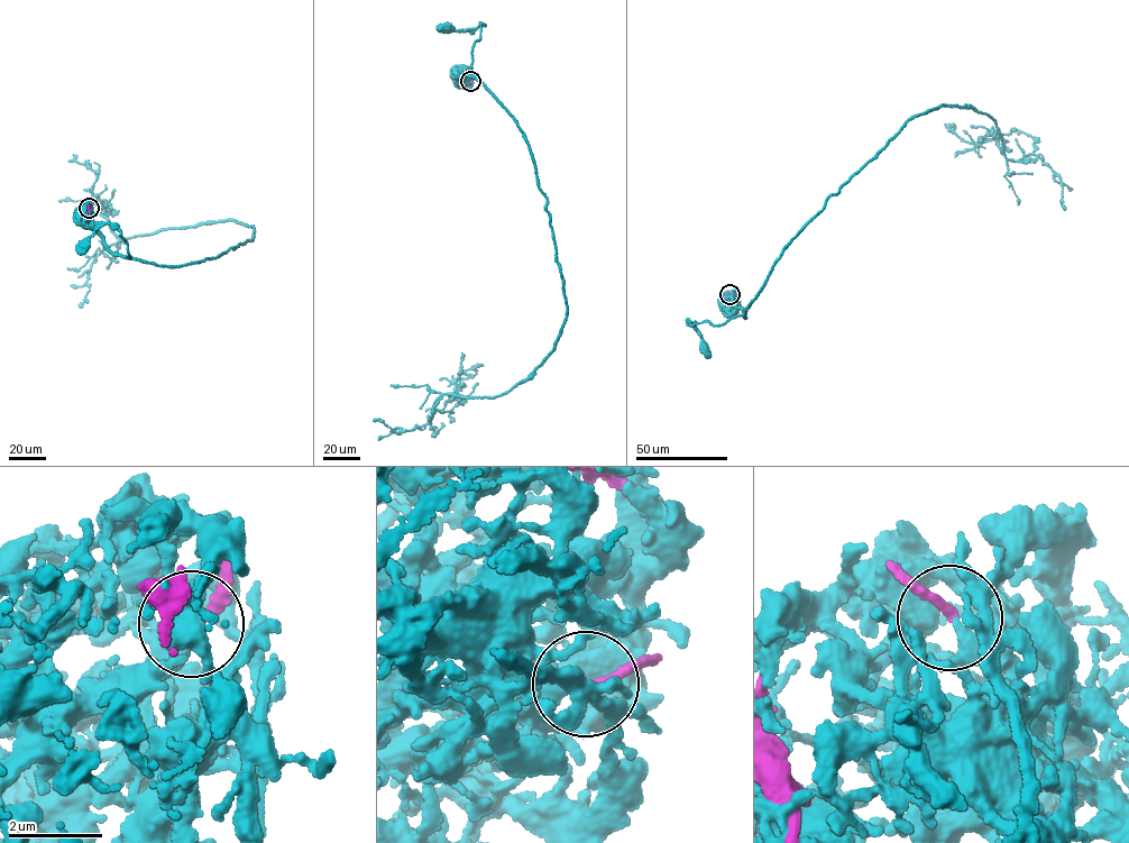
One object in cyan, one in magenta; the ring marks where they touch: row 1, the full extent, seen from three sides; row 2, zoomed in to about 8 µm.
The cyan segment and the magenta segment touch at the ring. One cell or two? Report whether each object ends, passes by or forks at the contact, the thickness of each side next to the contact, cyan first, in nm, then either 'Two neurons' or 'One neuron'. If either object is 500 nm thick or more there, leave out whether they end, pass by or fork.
At the ring cyan ends. At the ring magenta ends. Thickness 380 nm (cyan) against 190 nm. Two neurons

